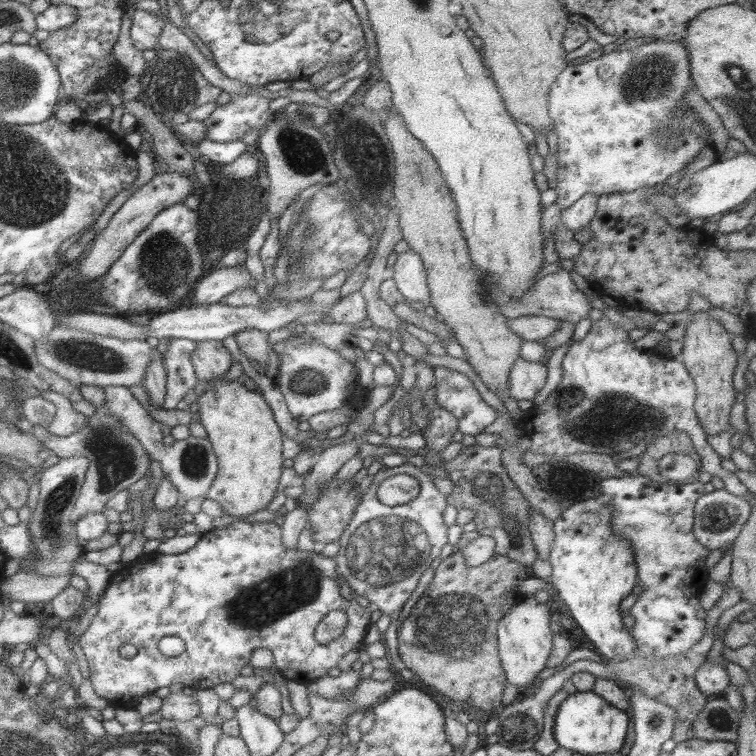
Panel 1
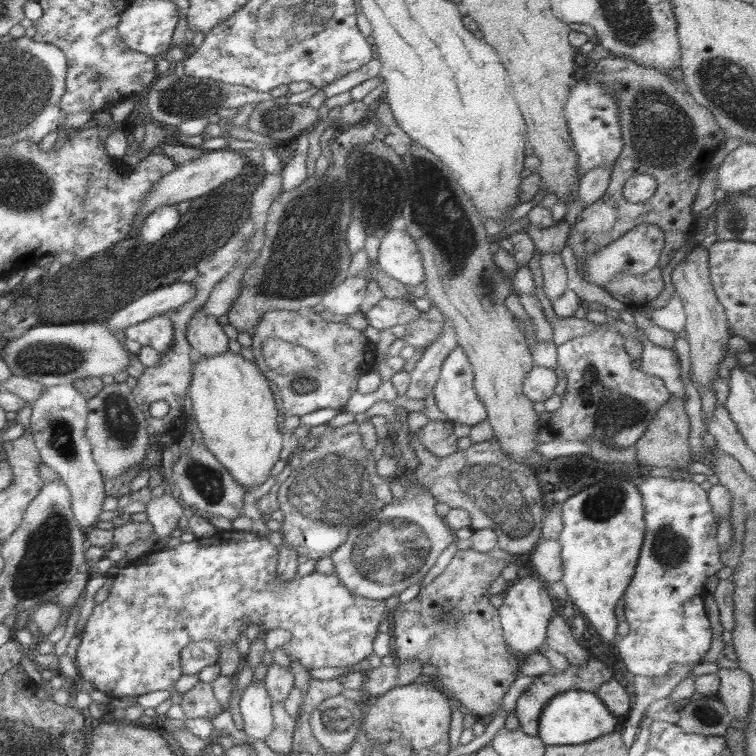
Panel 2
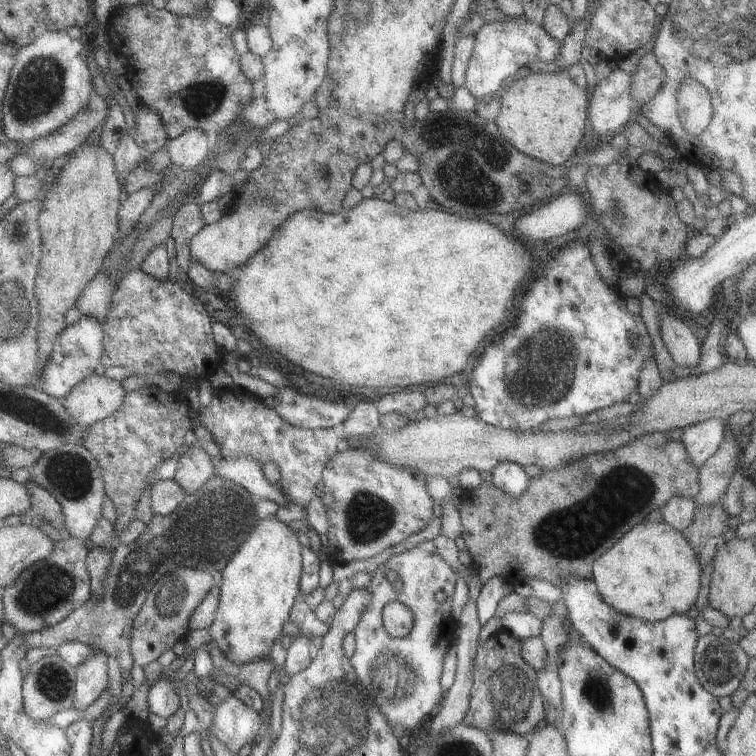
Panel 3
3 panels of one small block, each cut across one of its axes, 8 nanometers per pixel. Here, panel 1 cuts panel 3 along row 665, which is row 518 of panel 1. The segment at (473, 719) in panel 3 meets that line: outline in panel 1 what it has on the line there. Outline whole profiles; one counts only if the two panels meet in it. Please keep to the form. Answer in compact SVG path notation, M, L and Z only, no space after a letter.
M475 443L464 447L450 462L440 461L438 451L434 449L427 450L425 458L427 464L431 463L448 472L448 478L453 482L453 491L447 496L447 504L452 504L457 509L469 508L474 511L476 531L496 540L496 554L507 556L524 566L532 566L538 559L538 551L535 549L529 528L530 505L508 476L501 460L502 453L503 449L499 444L484 447Z

